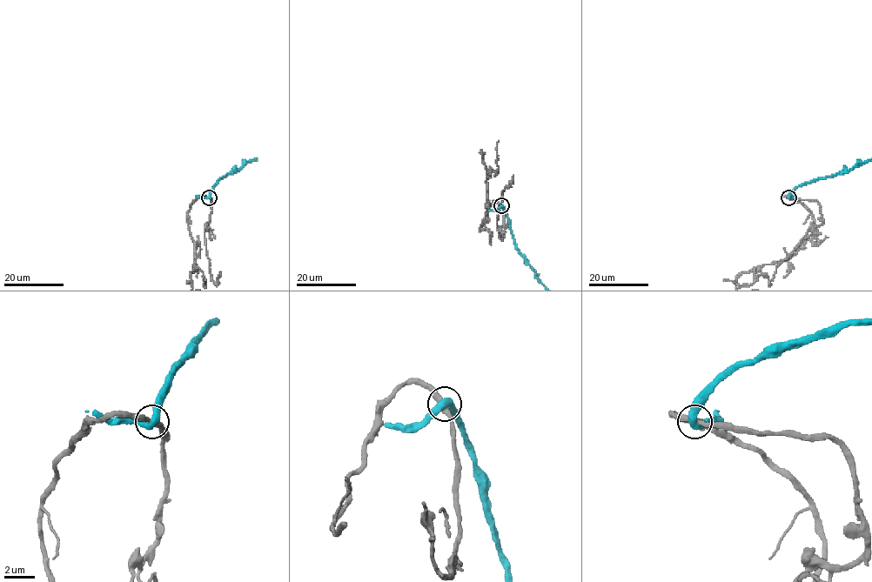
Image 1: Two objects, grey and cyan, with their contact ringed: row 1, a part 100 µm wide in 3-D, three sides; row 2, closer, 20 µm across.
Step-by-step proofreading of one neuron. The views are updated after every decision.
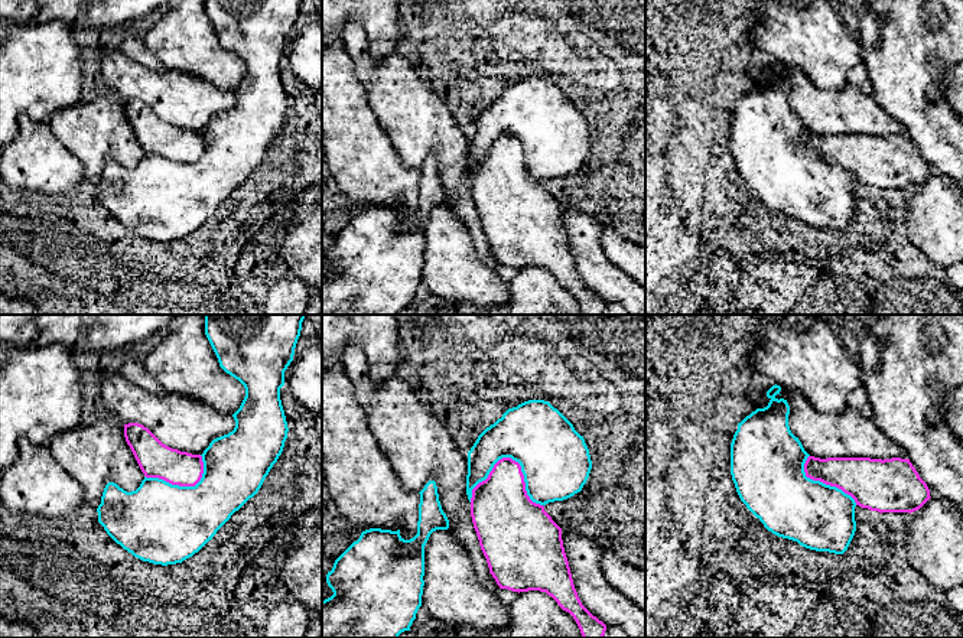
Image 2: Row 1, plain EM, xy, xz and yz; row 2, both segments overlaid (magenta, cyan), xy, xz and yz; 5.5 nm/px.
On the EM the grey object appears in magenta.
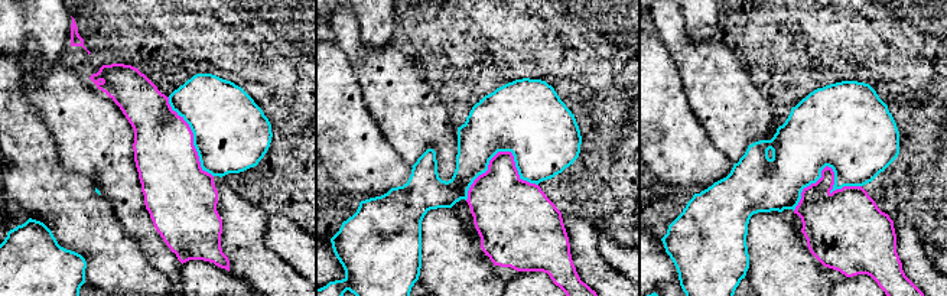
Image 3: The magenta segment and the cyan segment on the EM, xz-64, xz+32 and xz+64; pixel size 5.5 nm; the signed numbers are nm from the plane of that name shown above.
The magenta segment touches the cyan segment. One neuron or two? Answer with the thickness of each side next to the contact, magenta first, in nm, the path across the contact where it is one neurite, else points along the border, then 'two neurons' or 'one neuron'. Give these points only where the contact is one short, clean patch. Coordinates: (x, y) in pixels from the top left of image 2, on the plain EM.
320 nm thick on the magenta side, 380 nm on the other; two neurons

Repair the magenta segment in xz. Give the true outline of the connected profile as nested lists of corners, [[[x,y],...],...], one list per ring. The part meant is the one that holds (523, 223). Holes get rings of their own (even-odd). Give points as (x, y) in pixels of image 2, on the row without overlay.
[[[511,134],[500,136],[488,154],[472,166],[471,193],[489,250],[500,266],[518,270],[546,268],[573,293],[583,315],[603,315],[606,302],[582,281],[575,266],[563,224],[562,205],[544,188],[543,182],[533,179],[527,172],[518,139]]]

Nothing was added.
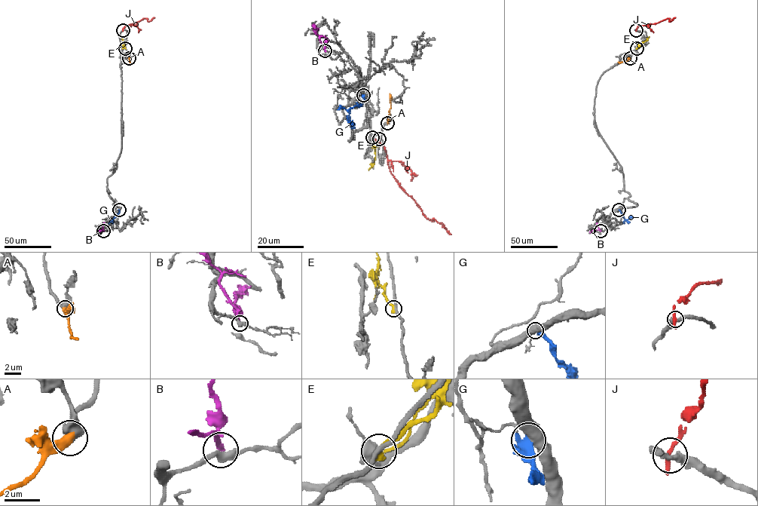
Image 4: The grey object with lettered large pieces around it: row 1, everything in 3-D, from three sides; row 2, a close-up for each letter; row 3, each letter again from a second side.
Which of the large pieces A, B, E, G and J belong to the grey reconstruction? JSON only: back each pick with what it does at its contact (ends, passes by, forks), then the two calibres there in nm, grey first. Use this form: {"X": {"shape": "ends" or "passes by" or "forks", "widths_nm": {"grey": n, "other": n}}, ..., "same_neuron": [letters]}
{"A": {"shape": "ends", "widths_nm": {"grey": 500, "other": 600}}, "same_neuron": ["A"]}

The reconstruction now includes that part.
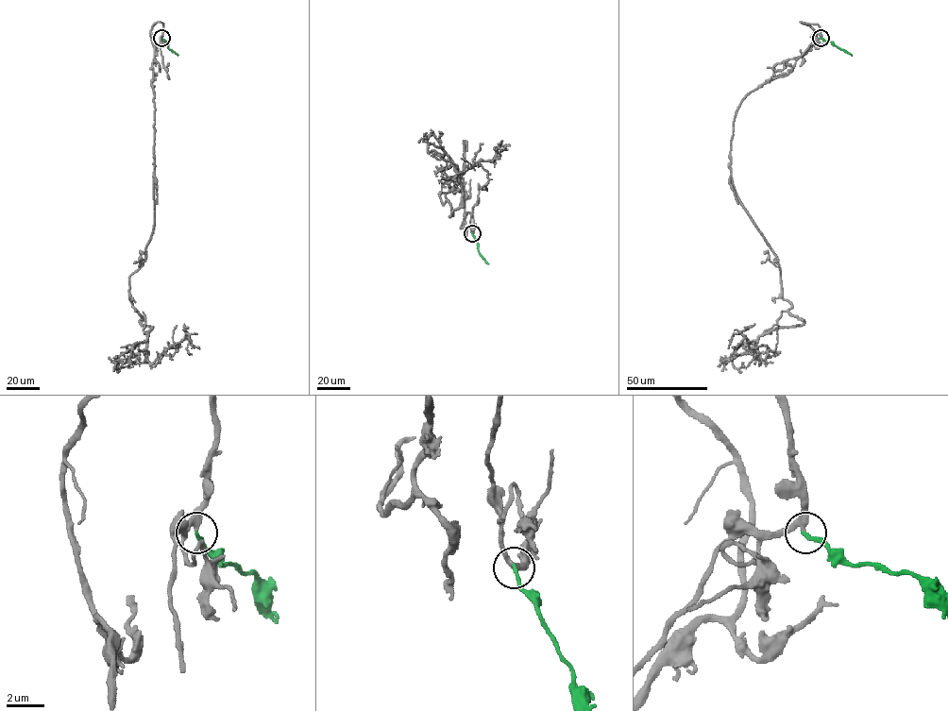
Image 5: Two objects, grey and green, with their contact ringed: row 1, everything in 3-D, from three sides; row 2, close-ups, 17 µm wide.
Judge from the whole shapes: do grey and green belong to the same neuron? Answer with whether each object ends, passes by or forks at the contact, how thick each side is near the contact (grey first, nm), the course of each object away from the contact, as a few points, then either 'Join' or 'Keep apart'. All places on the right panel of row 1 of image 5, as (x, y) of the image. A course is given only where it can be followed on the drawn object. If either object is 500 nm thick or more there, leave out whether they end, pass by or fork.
At the ring grey passes by. At the ring green ends. Thickness 280 nm (grey) against 220 nm. Course of grey: (821, 38), (800, 22), (816, 43), (742, 99), (730, 143), (804, 321), (761, 334), (760, 364), (778, 326). Course of green: (821, 38), (852, 55). Join

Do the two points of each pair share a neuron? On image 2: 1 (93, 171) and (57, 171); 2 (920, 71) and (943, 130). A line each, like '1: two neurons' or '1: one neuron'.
1: two neurons
2: one neuron

